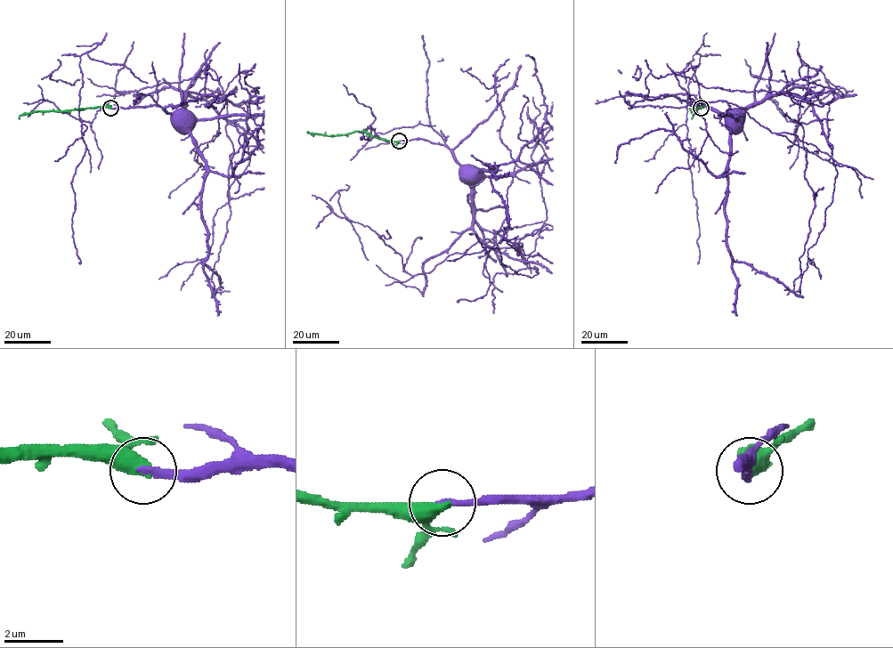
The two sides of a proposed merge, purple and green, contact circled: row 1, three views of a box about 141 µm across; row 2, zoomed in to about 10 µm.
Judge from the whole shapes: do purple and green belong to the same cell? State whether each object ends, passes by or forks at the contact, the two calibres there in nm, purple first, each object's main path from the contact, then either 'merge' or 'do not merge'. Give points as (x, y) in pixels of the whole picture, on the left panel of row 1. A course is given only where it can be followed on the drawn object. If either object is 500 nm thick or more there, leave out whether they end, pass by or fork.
purple ends | green passes by | 220/400 nm | purple via (110, 108), (158, 105), (172, 116), (179, 126), (179, 124) | green via (110, 108), (35, 111), (21, 114), (20, 118) | merge

